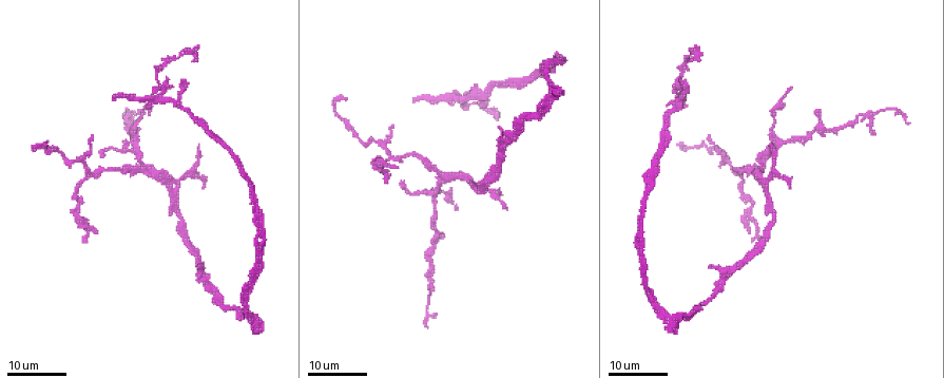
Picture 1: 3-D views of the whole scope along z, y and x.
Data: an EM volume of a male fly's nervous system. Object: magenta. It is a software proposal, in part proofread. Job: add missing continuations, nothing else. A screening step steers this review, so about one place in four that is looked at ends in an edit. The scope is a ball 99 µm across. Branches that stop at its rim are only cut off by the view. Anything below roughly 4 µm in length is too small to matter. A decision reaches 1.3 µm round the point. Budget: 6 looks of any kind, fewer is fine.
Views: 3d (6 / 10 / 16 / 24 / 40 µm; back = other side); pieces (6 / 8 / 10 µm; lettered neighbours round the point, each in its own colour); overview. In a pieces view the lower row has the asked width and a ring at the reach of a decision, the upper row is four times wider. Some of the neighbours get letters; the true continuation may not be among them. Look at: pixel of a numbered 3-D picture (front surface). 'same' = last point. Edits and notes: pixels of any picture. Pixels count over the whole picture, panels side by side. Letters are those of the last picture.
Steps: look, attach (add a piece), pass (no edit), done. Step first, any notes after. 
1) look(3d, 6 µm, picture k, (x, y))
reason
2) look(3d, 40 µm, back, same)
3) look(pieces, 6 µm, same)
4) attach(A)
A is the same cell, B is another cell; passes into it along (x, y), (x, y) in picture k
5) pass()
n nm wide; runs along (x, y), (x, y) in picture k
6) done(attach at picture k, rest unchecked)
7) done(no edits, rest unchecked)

look(3d, 16 µm, picture 1, (680, 143))

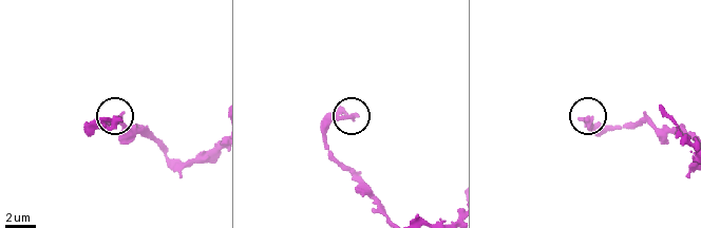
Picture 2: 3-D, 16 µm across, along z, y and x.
look(pieces, 8 µm, picture 2, (589, 121))

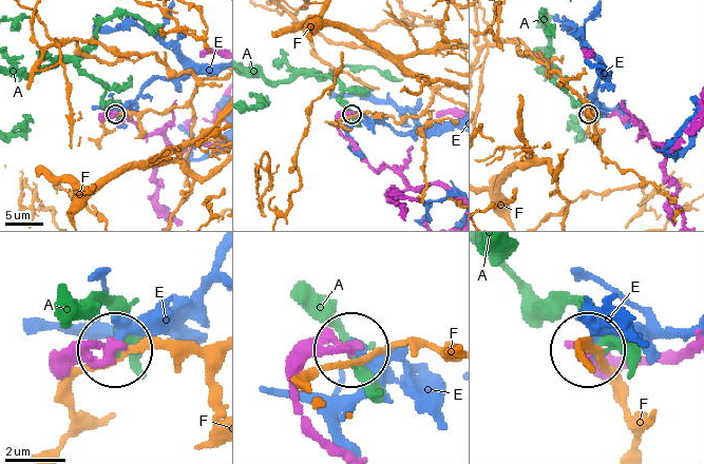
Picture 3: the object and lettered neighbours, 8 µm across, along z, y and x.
pass()
A, E and F are other cells; runs along (338, 449), (303, 411), (300, 373), (307, 361), (350, 350) in picture 3; none of them fits

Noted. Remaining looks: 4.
look(3d, 16 µm, picture 1, (112, 99))

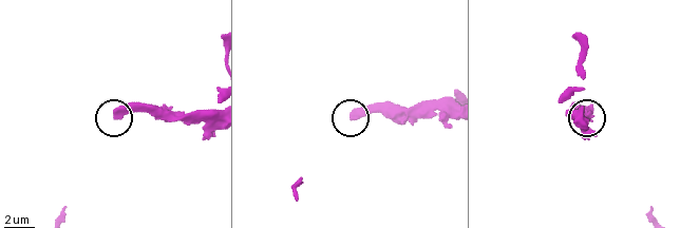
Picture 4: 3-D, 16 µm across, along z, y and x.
look(pieces, 10 µm, picture 4, (352, 119))

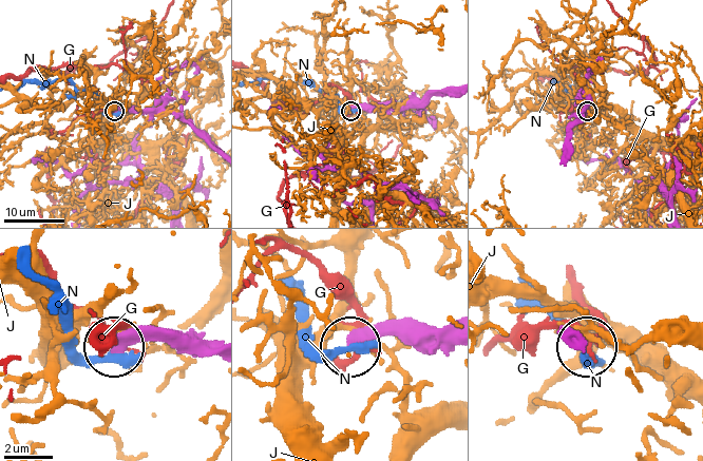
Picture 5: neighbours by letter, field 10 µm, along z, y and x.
pass()
G, J and N are other cells; runs along (209, 354), (160, 342), (114, 346) in picture 5; no lettered piece goes on from it

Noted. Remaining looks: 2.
look(3d, 24 µm, picture 1, (181, 80))
tapers out

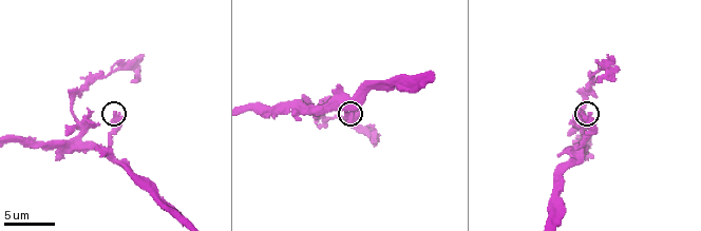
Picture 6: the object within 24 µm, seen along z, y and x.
look(pieces, 10 µm, picture 6, (115, 113))

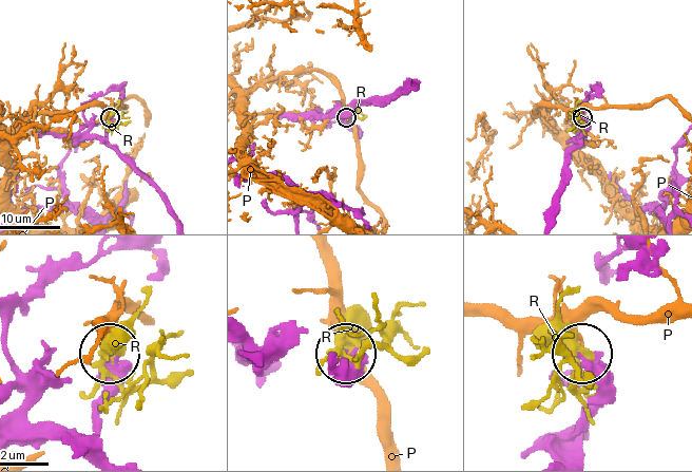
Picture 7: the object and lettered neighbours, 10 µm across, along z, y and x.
pass()
P and R are other cells; runs along (555, 453), (575, 429), (595, 386), (595, 369), (585, 353) in picture 7; no lettered piece goes on from it

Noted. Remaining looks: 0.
done(no edits, rest unchecked)

